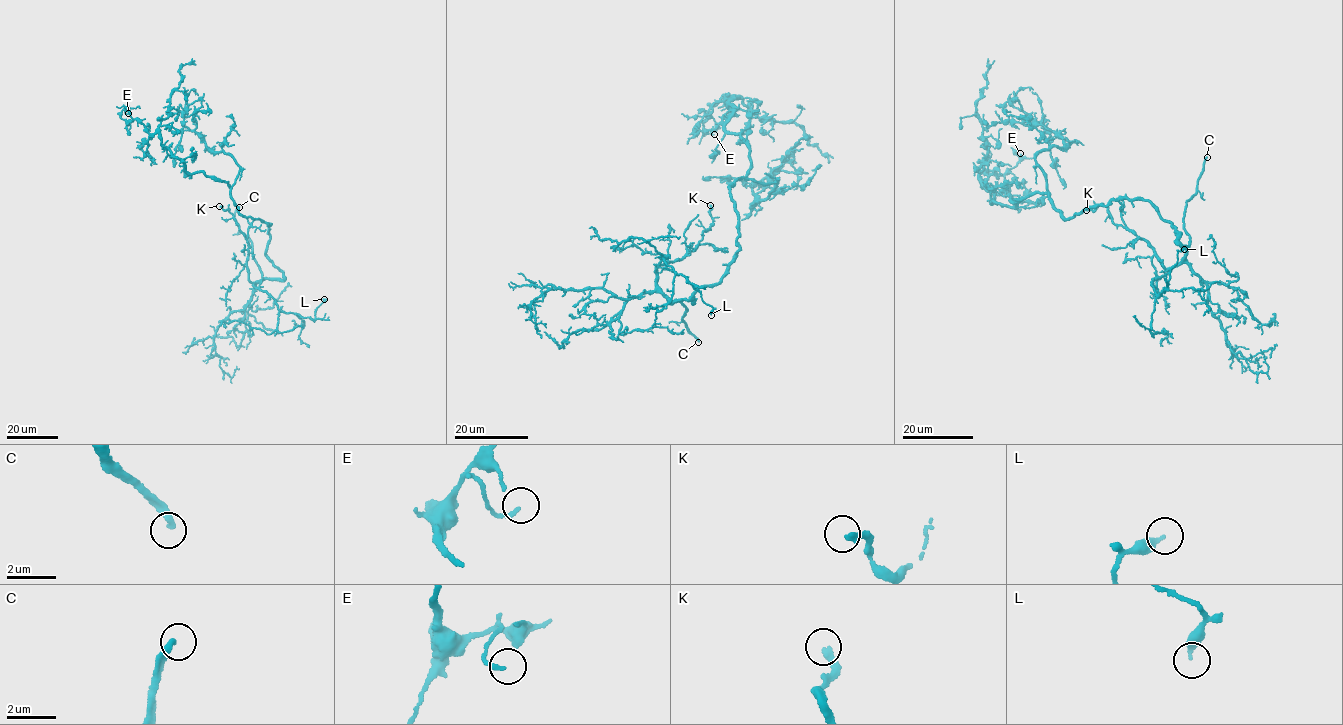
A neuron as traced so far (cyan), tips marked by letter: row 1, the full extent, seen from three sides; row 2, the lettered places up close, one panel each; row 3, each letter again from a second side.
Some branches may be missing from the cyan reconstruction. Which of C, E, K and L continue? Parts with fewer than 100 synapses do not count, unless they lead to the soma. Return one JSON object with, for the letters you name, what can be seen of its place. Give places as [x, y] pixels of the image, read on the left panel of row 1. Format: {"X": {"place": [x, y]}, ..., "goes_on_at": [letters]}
{"C": {"place": [239, 207]}, "goes_on_at": ["C"]}

